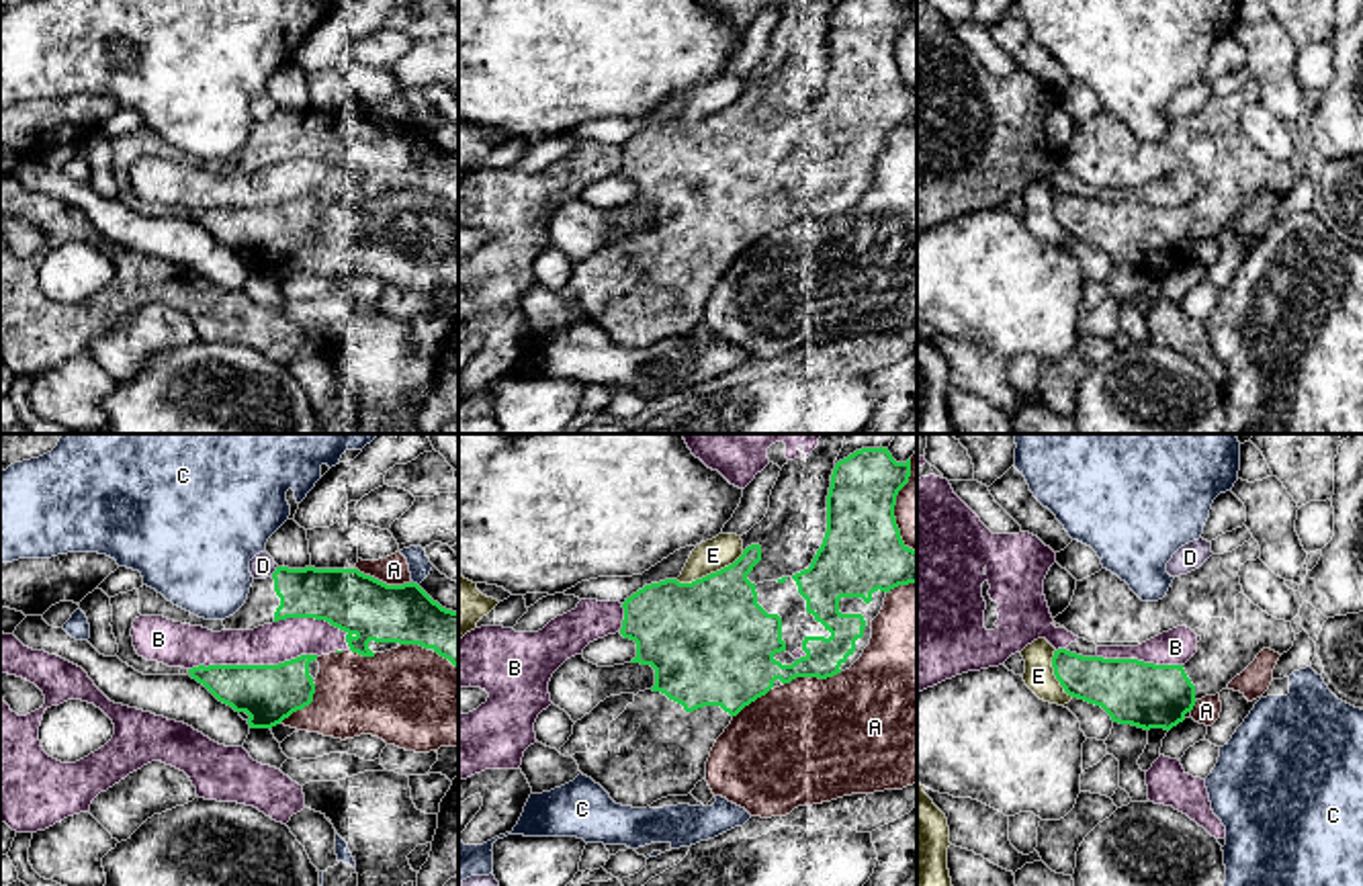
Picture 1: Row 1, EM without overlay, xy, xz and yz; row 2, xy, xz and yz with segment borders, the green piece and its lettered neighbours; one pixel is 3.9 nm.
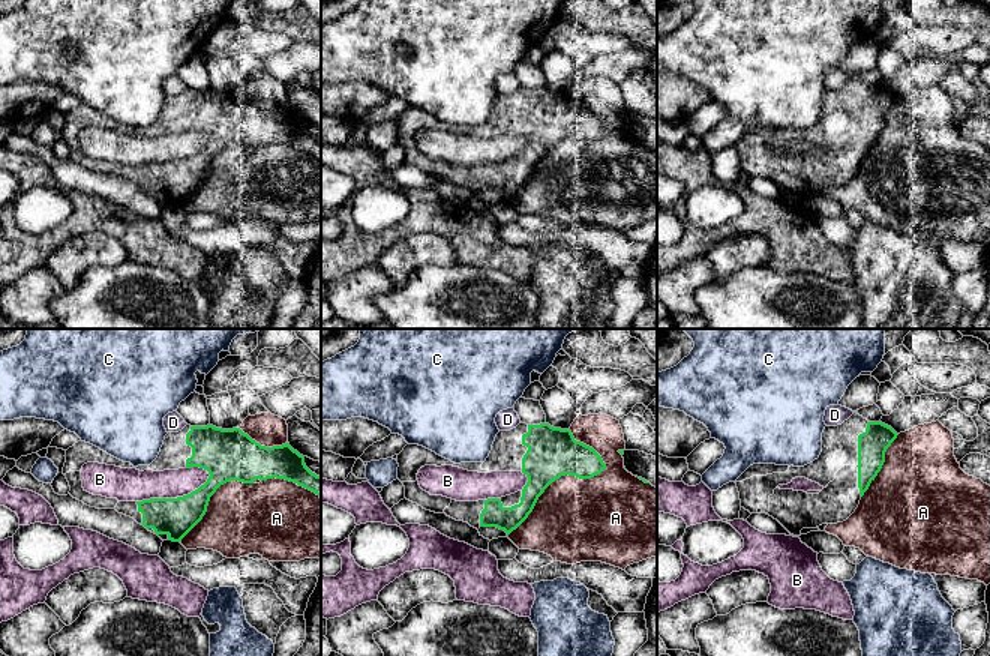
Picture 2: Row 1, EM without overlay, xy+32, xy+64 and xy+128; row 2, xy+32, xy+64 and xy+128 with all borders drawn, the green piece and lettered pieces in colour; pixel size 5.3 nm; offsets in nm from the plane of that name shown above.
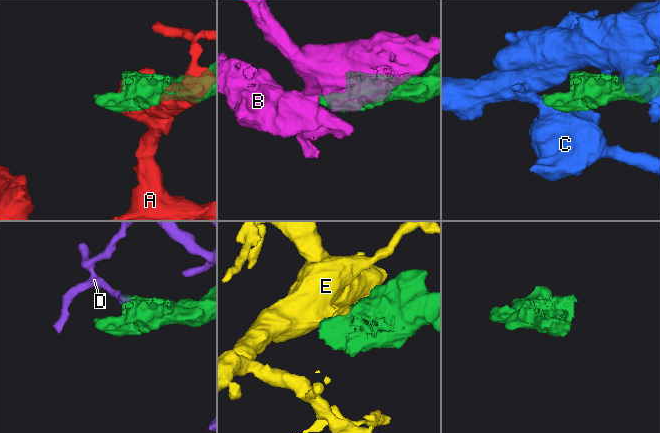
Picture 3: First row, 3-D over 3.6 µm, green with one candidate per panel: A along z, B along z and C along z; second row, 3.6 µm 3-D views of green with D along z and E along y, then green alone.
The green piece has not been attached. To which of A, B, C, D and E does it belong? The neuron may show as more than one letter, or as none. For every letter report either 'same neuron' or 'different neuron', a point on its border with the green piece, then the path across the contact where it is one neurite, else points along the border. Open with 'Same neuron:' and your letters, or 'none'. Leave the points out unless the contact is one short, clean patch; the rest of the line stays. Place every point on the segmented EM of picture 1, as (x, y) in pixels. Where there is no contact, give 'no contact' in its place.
Same neuron: none
A: different neuron; meets green in xy at (381, 582)
B: different neuron; meets green in xy at (252, 666)
C: different neuron; meets green in xy at (416, 584)
D: different neuron; meets green in xy at (275, 571)
E: different neuron; meets green in xz at (711, 573)

